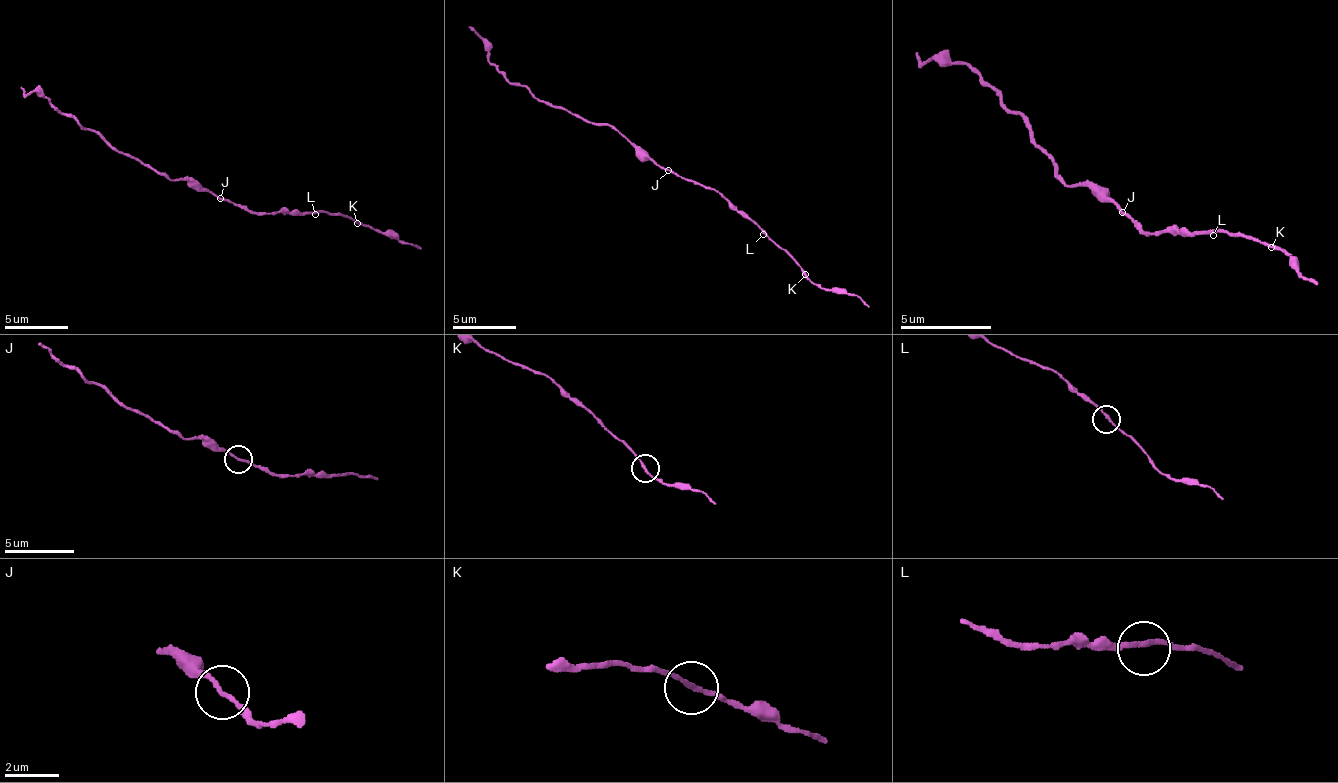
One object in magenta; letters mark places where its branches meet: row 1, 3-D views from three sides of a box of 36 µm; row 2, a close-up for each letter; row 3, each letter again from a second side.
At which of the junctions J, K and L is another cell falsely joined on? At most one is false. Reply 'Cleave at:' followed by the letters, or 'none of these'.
Cleave at: none of these

